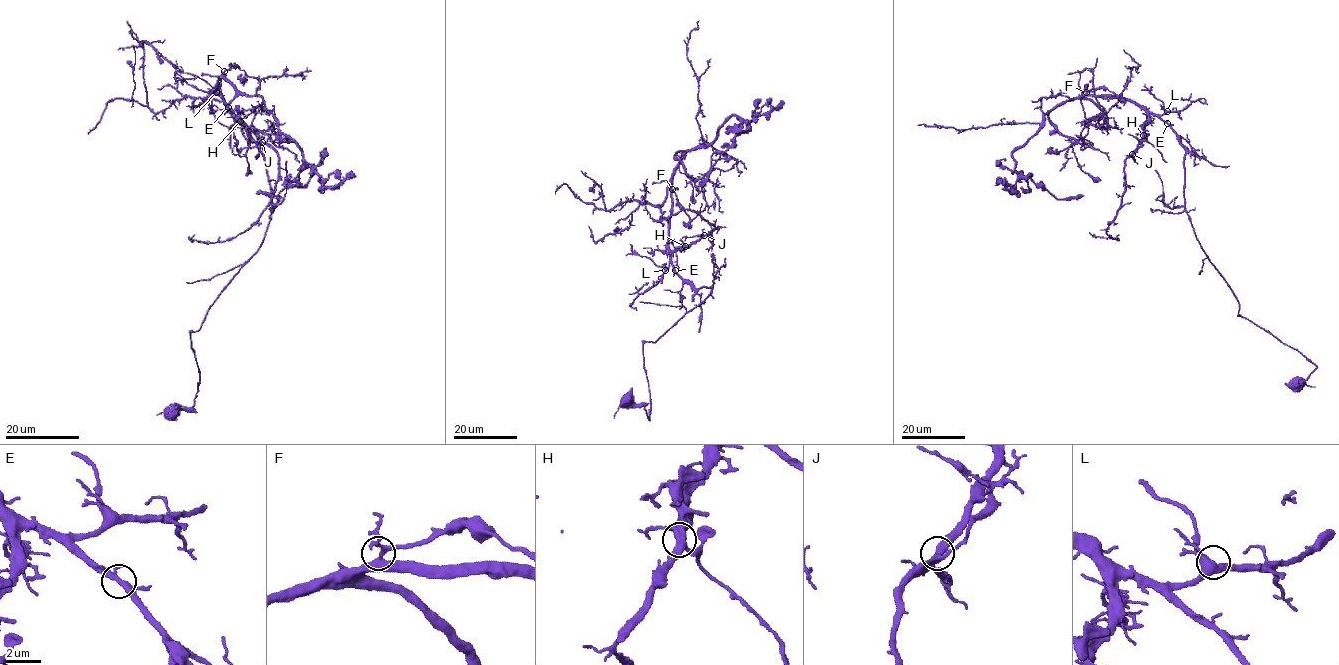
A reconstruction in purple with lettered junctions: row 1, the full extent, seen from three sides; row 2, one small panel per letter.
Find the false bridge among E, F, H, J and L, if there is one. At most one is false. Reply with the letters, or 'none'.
none

